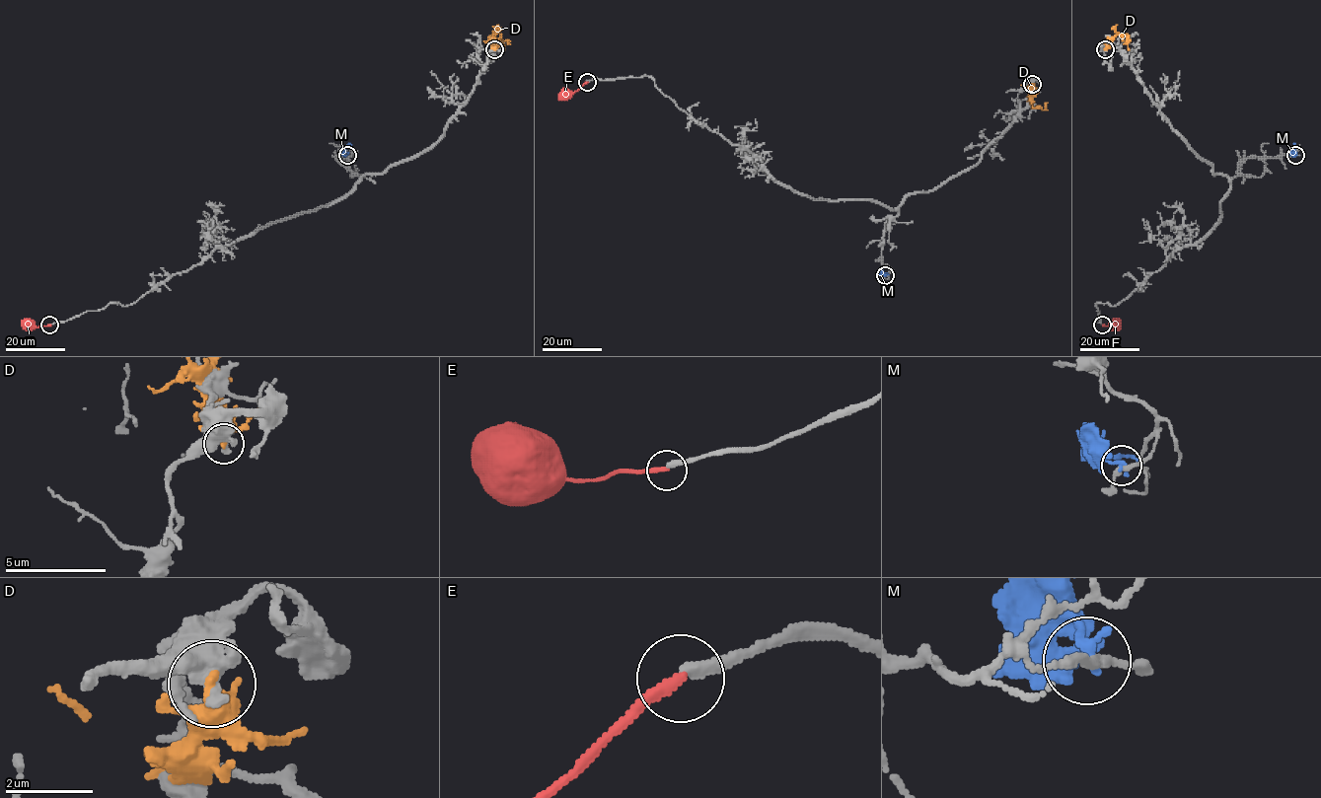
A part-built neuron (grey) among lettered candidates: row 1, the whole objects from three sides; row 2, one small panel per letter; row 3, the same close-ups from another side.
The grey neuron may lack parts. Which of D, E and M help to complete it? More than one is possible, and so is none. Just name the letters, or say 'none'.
none

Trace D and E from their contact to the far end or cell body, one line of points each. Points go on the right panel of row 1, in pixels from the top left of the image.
D: (1105, 49), (1117, 36), (1126, 35), (1130, 40), (1123, 43)
E: (1102, 326), (1113, 326), (1120, 323)

